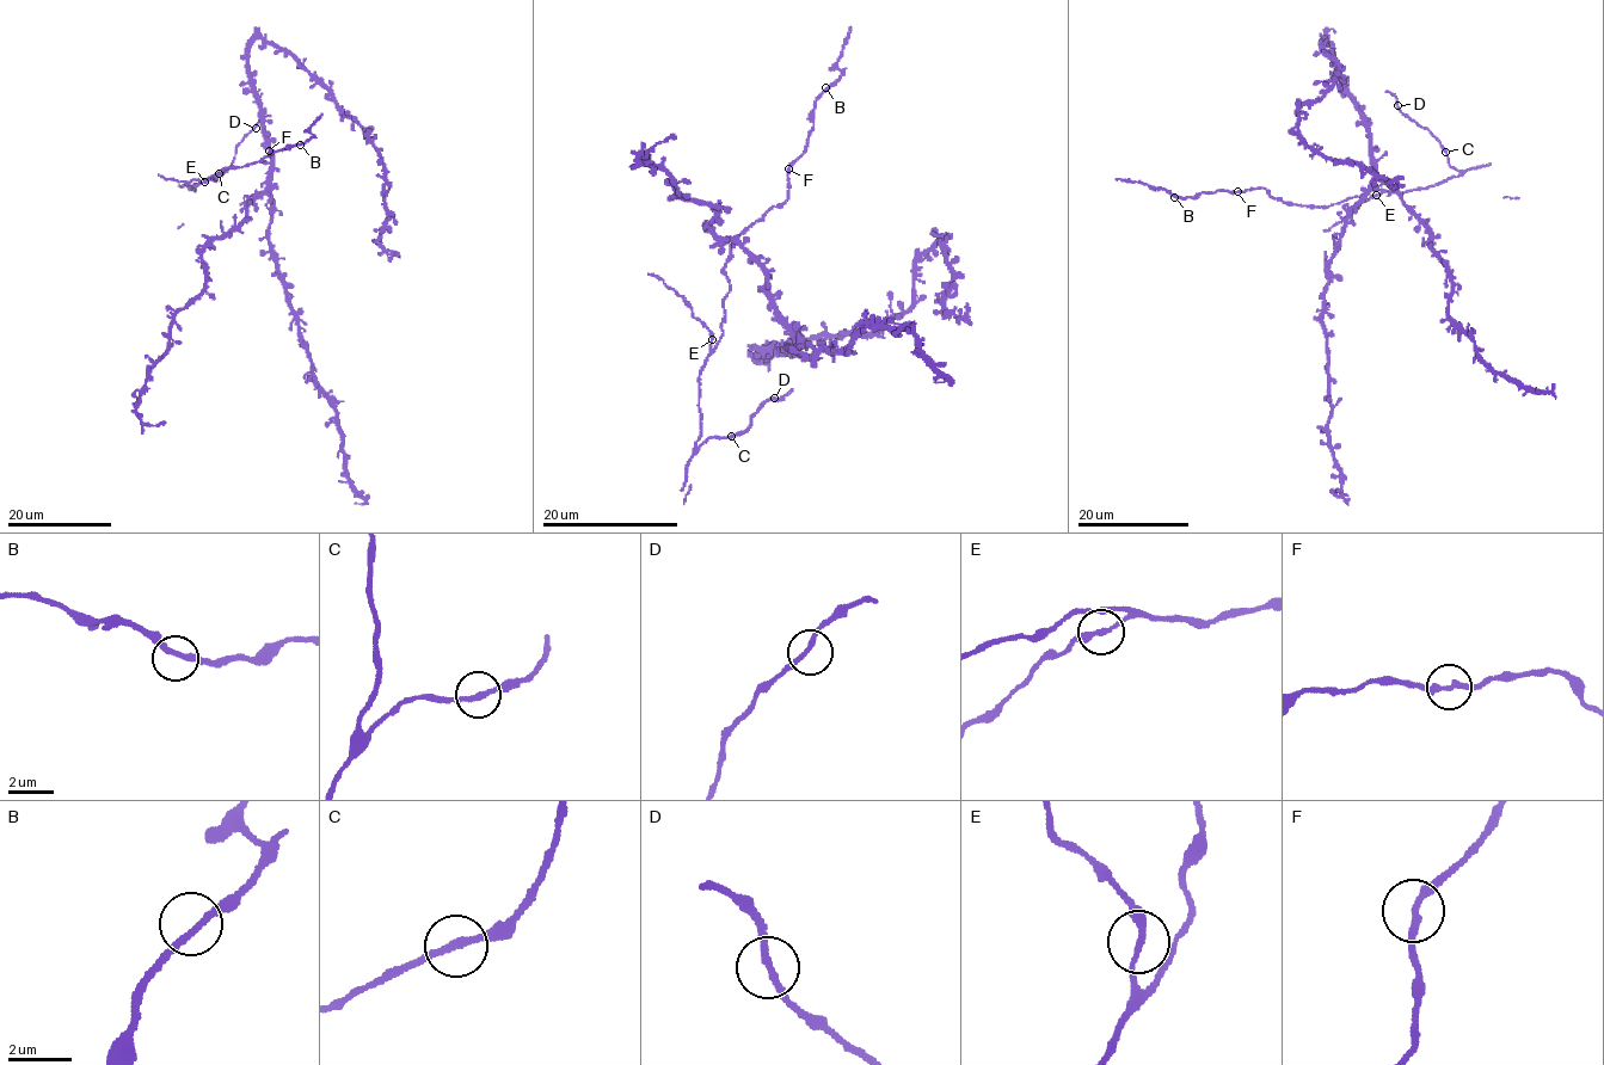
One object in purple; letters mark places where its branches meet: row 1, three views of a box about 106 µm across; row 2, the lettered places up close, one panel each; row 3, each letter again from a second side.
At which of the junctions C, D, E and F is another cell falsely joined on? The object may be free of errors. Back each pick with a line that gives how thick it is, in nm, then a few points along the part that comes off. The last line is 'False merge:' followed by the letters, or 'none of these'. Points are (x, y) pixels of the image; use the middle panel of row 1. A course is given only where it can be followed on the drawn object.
False merge: none of these

